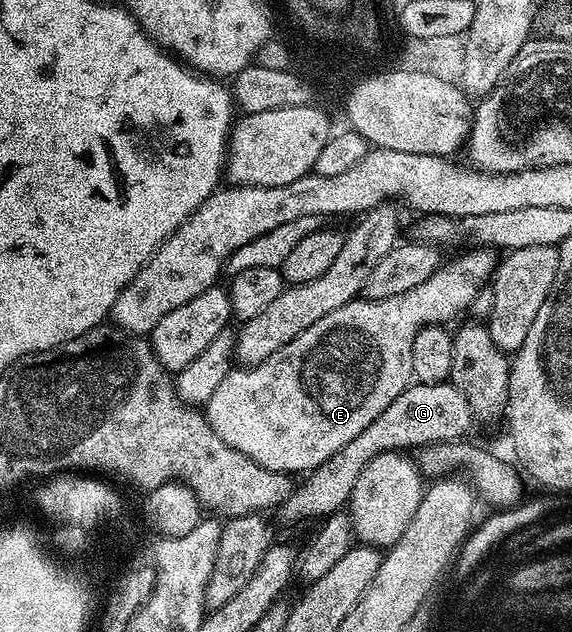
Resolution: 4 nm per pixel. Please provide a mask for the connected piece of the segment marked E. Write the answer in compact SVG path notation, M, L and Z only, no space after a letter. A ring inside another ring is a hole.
M490 247L481 248L472 250L470 254L460 254L455 261L448 263L446 261L440 264L438 269L432 275L429 275L428 279L420 283L419 286L404 291L403 294L392 295L391 298L384 298L379 301L355 299L344 303L344 307L337 307L330 314L324 315L318 322L312 323L302 334L296 335L294 339L280 347L278 351L264 359L259 365L231 368L230 374L224 379L224 383L220 383L220 387L216 387L212 399L208 399L208 403L204 406L206 422L212 427L212 431L216 431L220 435L220 439L225 445L240 451L248 459L260 463L260 467L265 469L291 475L302 475L314 469L320 463L324 463L329 457L336 455L336 451L340 451L346 443L356 439L356 435L360 435L360 431L364 431L364 427L368 427L368 423L372 423L372 419L376 419L376 415L380 415L380 411L384 411L384 407L388 407L388 403L392 403L392 399L396 399L396 395L403 393L406 386L411 384L413 371L412 345L417 333L427 325L441 326L443 323L448 323L446 321L452 320L461 309L462 312L469 310L470 304L476 298L477 293L488 285L488 282L494 276L496 266L495 250Z

